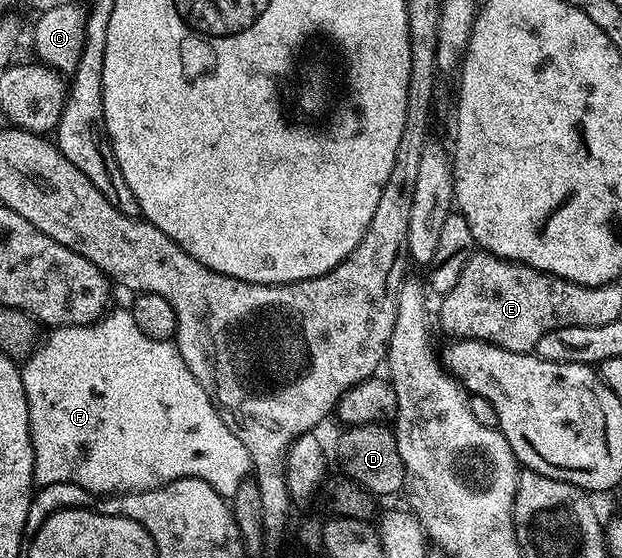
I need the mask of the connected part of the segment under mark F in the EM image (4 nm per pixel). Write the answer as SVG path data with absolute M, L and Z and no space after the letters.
M132 310L113 311L101 316L95 323L88 323L82 327L58 327L48 332L49 336L42 338L39 345L34 346L33 354L24 360L21 367L21 376L23 377L23 387L27 393L27 401L29 402L29 431L33 434L33 482L38 488L47 485L59 485L60 483L70 483L71 485L79 485L83 489L87 489L98 497L107 495L127 495L131 491L150 491L151 489L159 489L163 485L167 485L176 479L205 479L211 484L220 495L232 497L239 488L244 486L251 475L251 464L247 449L243 449L243 441L239 441L239 437L235 437L235 433L231 433L231 429L227 429L227 425L223 421L223 417L217 413L217 404L214 403L211 396L205 392L203 385L199 385L197 378L191 373L191 369L187 369L187 361L183 361L183 357L179 353L176 342L167 339L152 339L147 337L147 333L143 333L143 329L139 329L139 325L135 325L135 317Z

